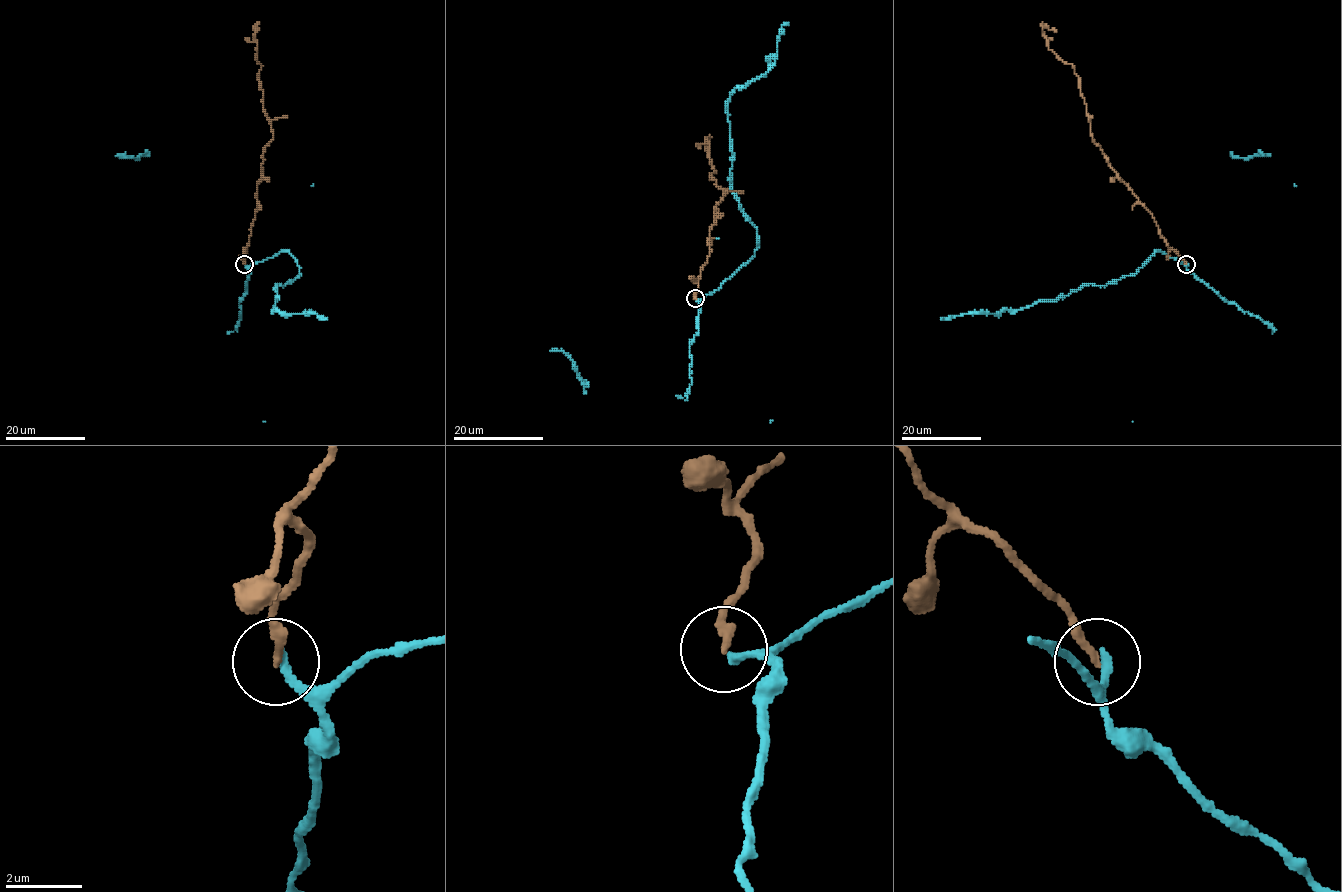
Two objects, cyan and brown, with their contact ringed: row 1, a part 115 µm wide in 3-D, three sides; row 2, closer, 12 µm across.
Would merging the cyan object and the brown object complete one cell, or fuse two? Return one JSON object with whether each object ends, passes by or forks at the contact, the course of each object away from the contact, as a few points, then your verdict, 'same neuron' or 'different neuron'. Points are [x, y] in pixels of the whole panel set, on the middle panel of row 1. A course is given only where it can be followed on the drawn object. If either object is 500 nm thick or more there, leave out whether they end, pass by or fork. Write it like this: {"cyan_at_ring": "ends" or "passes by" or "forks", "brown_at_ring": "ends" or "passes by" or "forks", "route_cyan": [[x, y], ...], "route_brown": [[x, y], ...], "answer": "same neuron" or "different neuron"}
{"cyan_at_ring": "ends", "brown_at_ring": "ends", "route_cyan": [[695, 299], [717, 289], [758, 247], [756, 226], [731, 190], [727, 99], [772, 66], [782, 26], [789, 22]], "route_brown": [[694, 298], [710, 253], [709, 230], [727, 194], [711, 178], [709, 138], [708, 152]], "answer": "same neuron"}

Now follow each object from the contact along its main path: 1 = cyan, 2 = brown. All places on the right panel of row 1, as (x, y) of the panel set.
1: (1187, 264), (1156, 251), (1134, 274), (1105, 286), (1082, 285), (1053, 301), (1037, 301), (998, 314), (940, 318)
2: (1186, 264), (1093, 139), (1079, 77), (1071, 64), (1049, 48), (1043, 27), (1056, 31)

